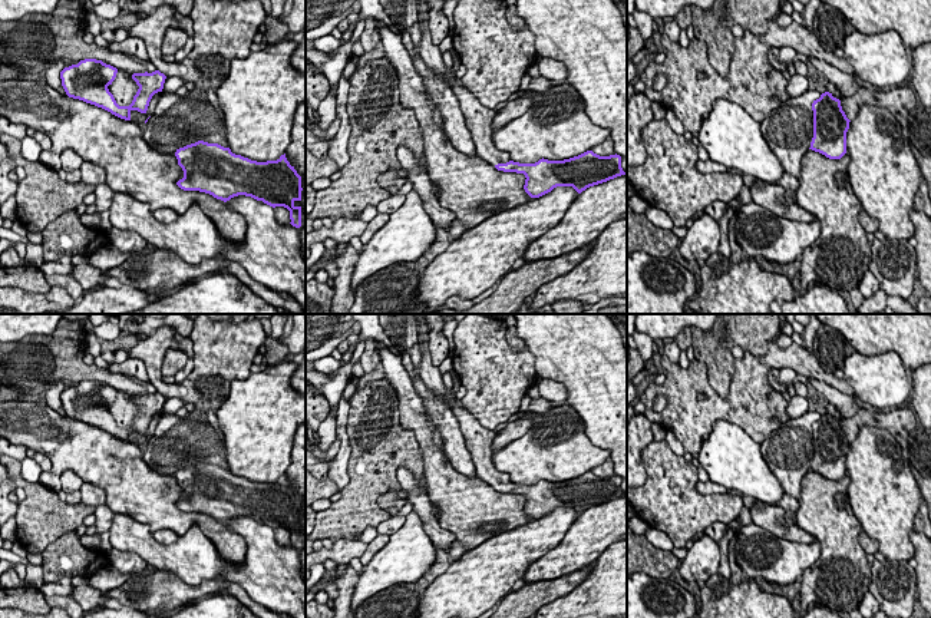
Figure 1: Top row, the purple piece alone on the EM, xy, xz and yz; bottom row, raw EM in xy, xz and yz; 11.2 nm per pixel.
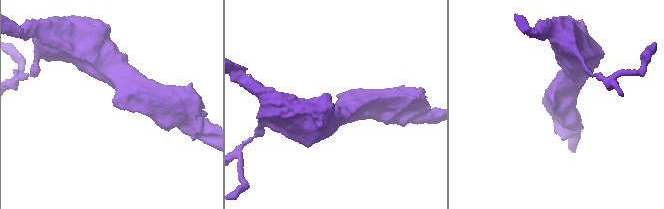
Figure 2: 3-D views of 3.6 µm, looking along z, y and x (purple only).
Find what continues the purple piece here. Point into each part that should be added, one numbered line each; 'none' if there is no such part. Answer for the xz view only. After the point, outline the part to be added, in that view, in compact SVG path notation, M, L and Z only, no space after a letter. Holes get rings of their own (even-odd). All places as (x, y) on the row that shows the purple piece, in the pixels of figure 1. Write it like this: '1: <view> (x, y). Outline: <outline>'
1: xz (478, 118). Outline: M419 0L419 11L423 16L423 32L419 53L423 62L436 73L436 76L443 76L445 82L456 95L460 109L466 118L466 126L471 130L476 155L493 166L509 162L509 153L496 149L492 142L491 125L496 110L485 108L472 92L469 92L466 87L462 87L456 79L458 70L450 70L445 65L439 46L432 43L429 32L429 6L426 0Z

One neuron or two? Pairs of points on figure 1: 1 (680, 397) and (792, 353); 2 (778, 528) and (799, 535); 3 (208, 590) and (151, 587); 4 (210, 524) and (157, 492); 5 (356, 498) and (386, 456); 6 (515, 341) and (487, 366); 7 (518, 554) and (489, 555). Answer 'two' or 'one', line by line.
1: one
2: one
3: one
4: one
5: one
6: two
7: one

